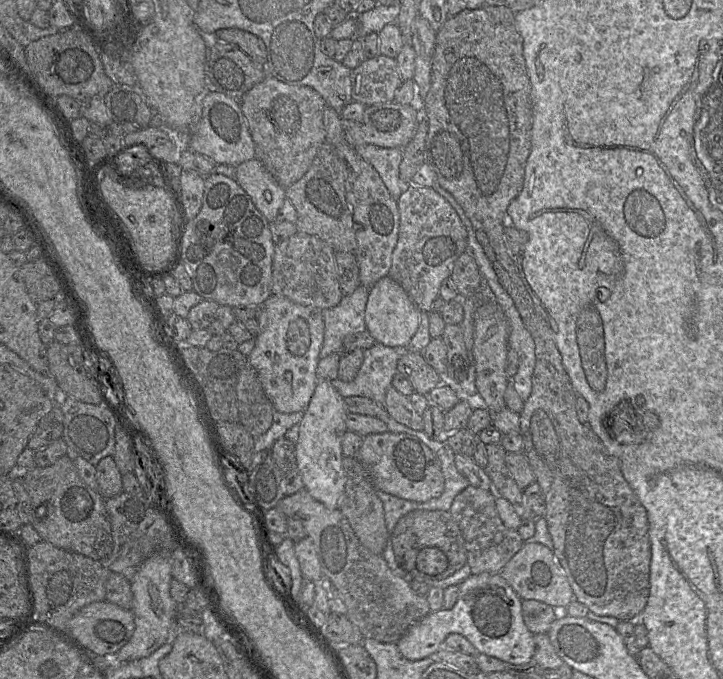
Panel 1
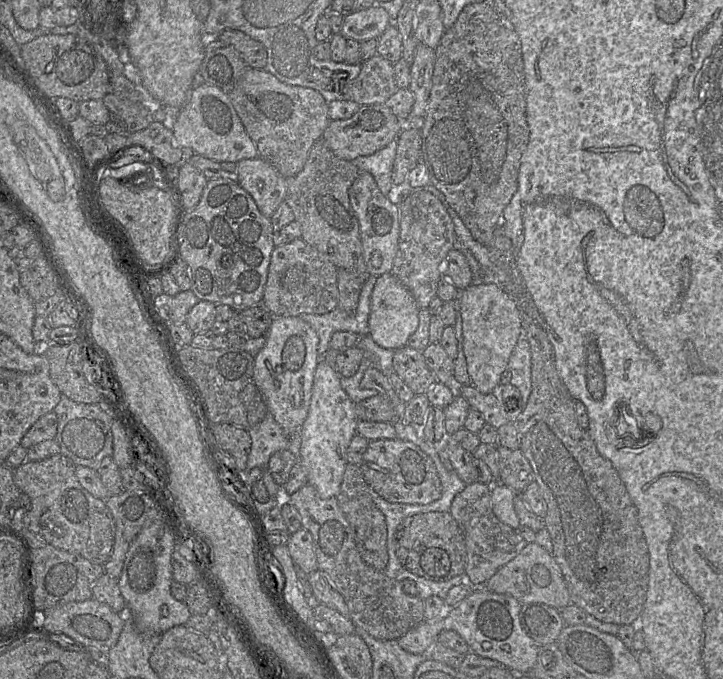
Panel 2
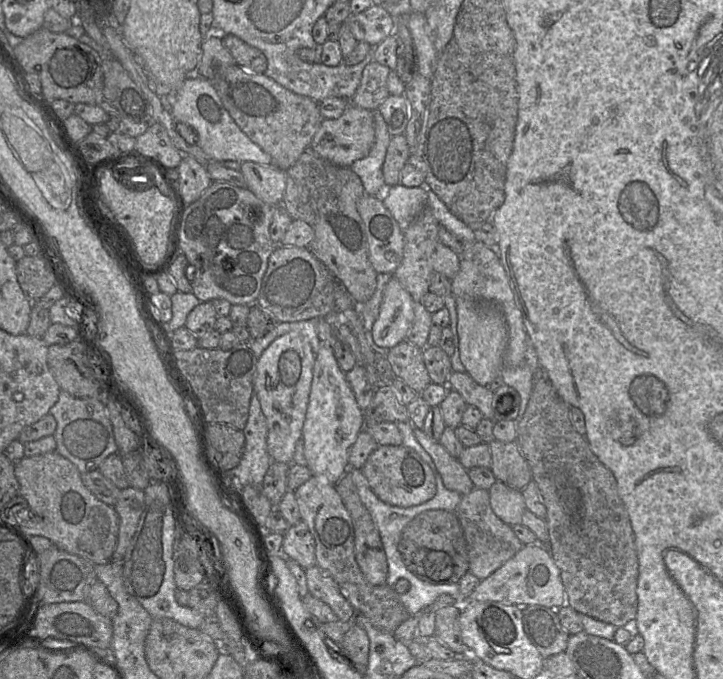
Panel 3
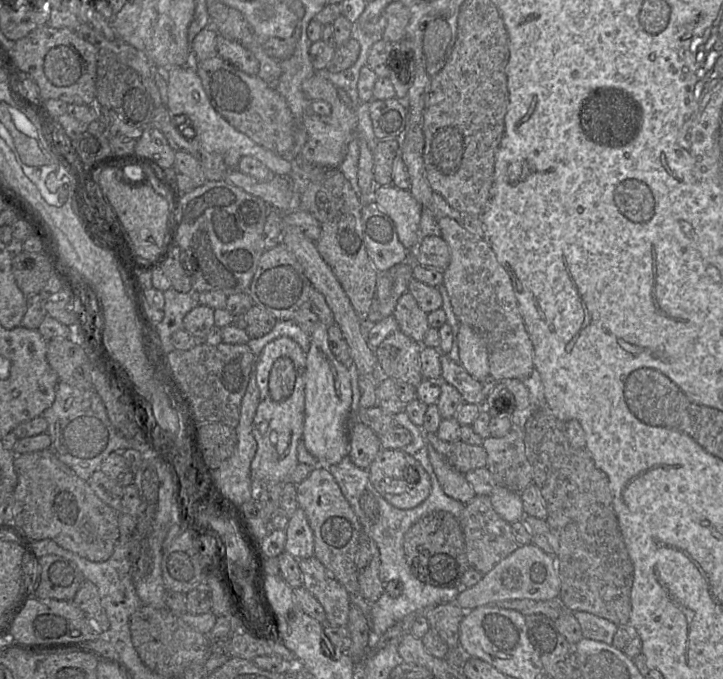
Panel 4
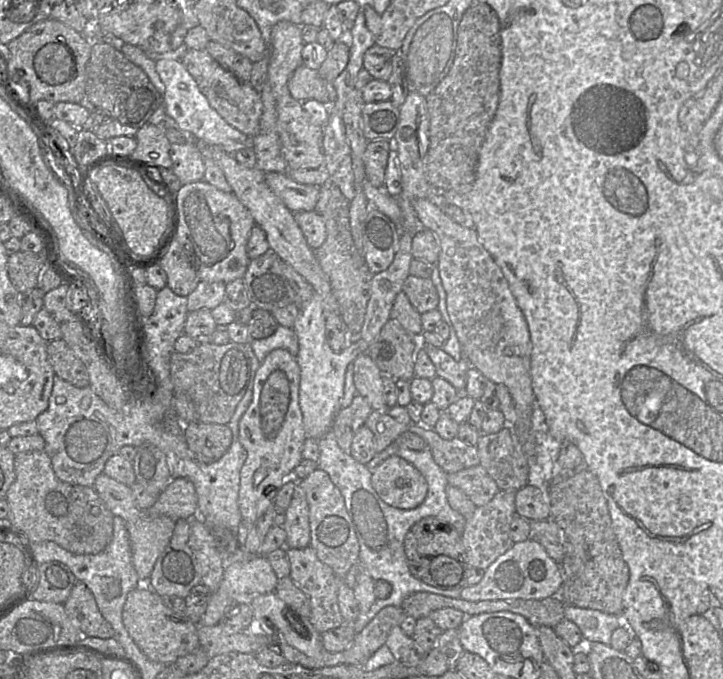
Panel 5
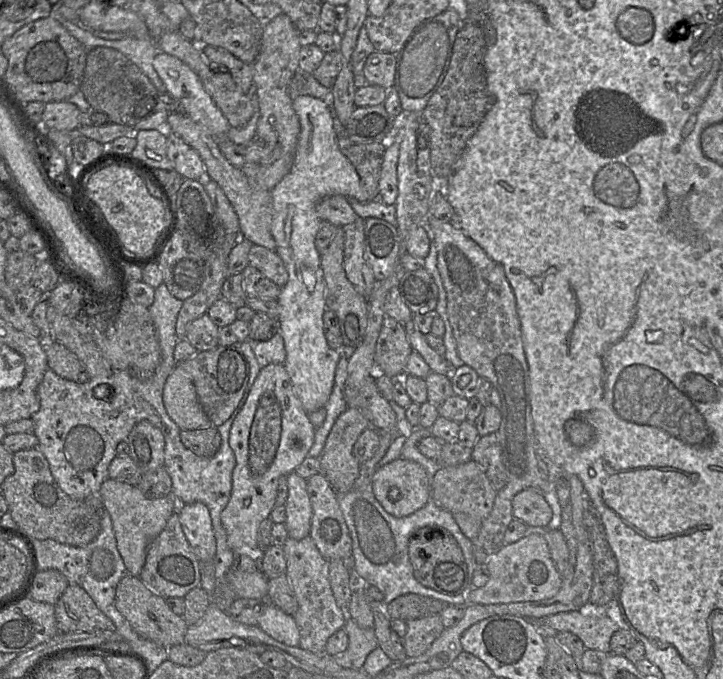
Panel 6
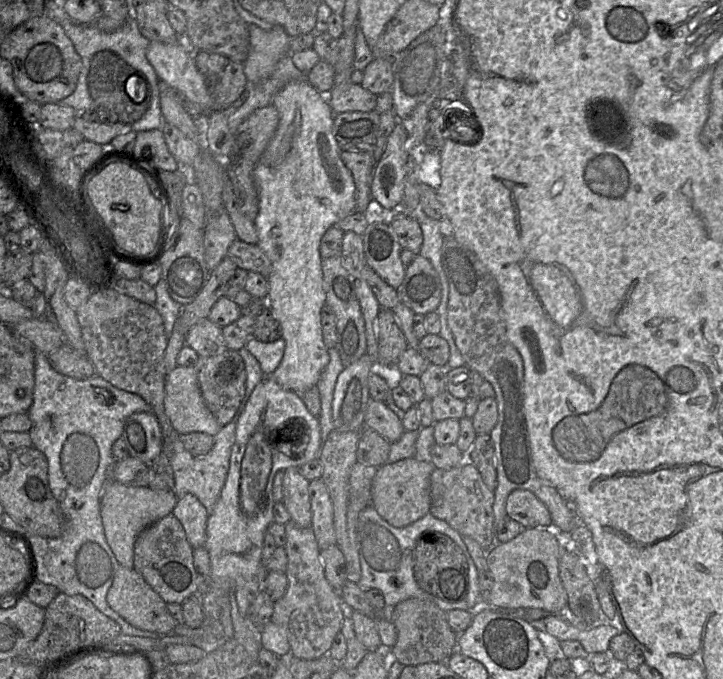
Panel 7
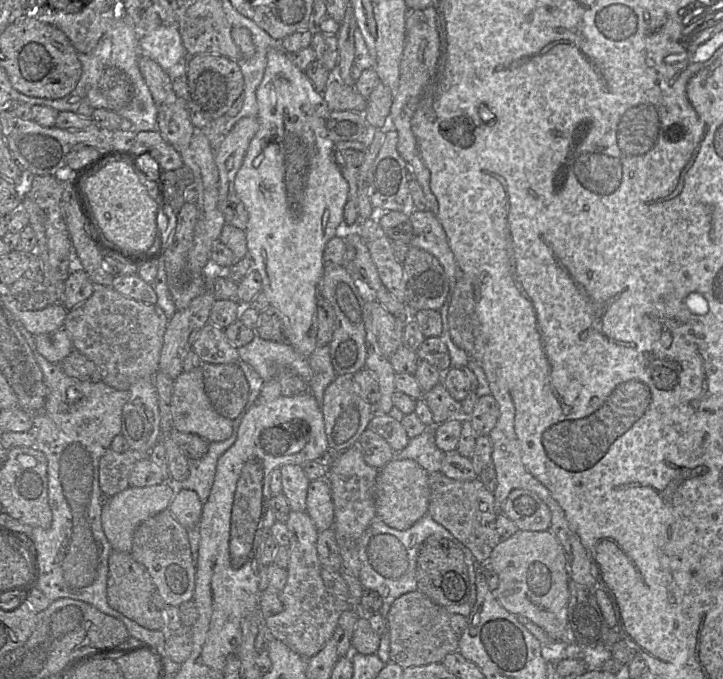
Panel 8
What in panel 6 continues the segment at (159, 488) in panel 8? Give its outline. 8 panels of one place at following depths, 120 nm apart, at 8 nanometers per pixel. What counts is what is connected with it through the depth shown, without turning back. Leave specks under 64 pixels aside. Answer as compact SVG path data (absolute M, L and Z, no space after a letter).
M106 479L99 490L103 508L109 513L116 545L127 573L139 577L146 559L150 542L165 528L168 519L179 509L178 501L168 495L162 498L149 499L137 486Z

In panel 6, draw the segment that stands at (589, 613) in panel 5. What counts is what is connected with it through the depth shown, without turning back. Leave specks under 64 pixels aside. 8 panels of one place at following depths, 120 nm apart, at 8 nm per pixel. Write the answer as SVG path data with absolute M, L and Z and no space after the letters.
M579 611L560 612L540 620L539 630L547 632L567 631L578 636L586 649L601 654L610 653L610 639L620 629L608 616L584 616Z

